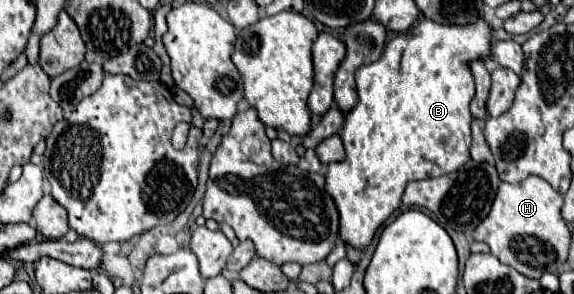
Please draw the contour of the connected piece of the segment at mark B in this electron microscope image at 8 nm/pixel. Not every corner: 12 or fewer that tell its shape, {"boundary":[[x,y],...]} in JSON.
{"boundary":[[423,18],[355,72],[341,238],[365,248],[413,180],[463,166],[487,20]]}

